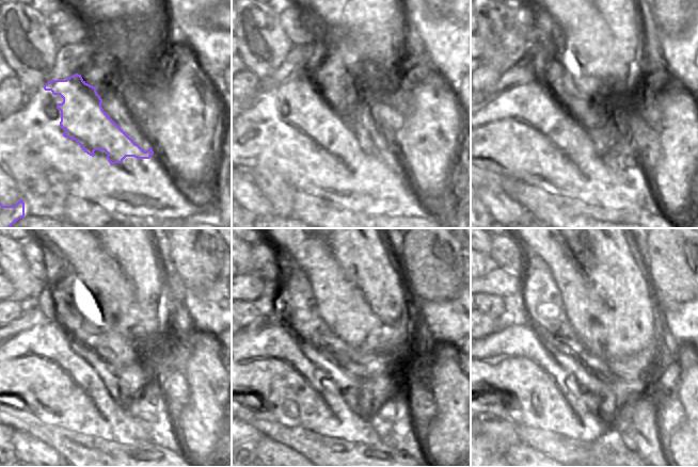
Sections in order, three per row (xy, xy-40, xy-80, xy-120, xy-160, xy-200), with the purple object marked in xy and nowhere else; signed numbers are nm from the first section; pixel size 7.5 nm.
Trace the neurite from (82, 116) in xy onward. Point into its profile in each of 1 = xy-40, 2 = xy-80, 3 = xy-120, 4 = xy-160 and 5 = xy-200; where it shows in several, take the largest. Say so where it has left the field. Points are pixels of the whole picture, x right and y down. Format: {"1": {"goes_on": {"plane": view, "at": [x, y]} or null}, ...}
{"1": {"goes_on": {"plane": "xy-40", "at": [320, 117]}}, "2": {"goes_on": {"plane": "xy-80", "at": [559, 124]}}, "3": {"goes_on": {"plane": "xy-120", "at": [77, 368]}}, "4": {"goes_on": {"plane": "xy-160", "at": [313, 369]}}, "5": {"goes_on": {"plane": "xy-200", "at": [553, 370]}}}

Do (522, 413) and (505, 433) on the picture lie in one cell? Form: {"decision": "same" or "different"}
{"decision": "different"}

